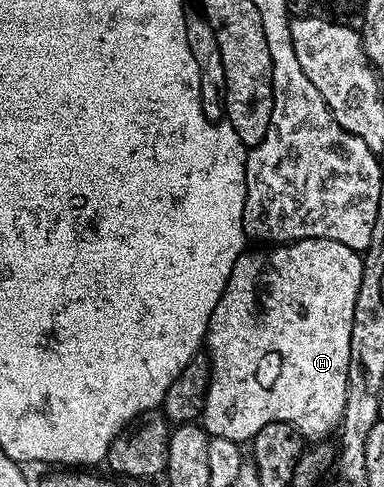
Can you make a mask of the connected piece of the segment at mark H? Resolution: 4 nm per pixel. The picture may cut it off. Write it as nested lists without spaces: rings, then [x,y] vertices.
[[[302,239],[301,241],[289,241],[286,245],[273,244],[271,247],[256,247],[256,250],[246,251],[237,259],[232,268],[232,274],[228,280],[228,285],[224,288],[224,294],[218,299],[218,307],[214,307],[214,311],[210,315],[210,323],[208,324],[208,335],[206,338],[206,356],[208,364],[212,367],[210,375],[210,387],[206,391],[206,403],[204,404],[204,412],[202,414],[202,424],[209,437],[217,437],[218,439],[230,439],[237,443],[251,442],[253,437],[258,435],[258,431],[262,431],[262,427],[266,427],[270,423],[286,423],[299,429],[301,438],[307,439],[312,443],[320,443],[323,437],[328,437],[337,432],[340,420],[342,419],[342,411],[346,407],[346,367],[350,367],[350,327],[354,327],[354,303],[358,299],[358,287],[362,287],[362,267],[364,266],[363,256],[357,250],[346,247],[346,243],[334,243],[334,239]]]

